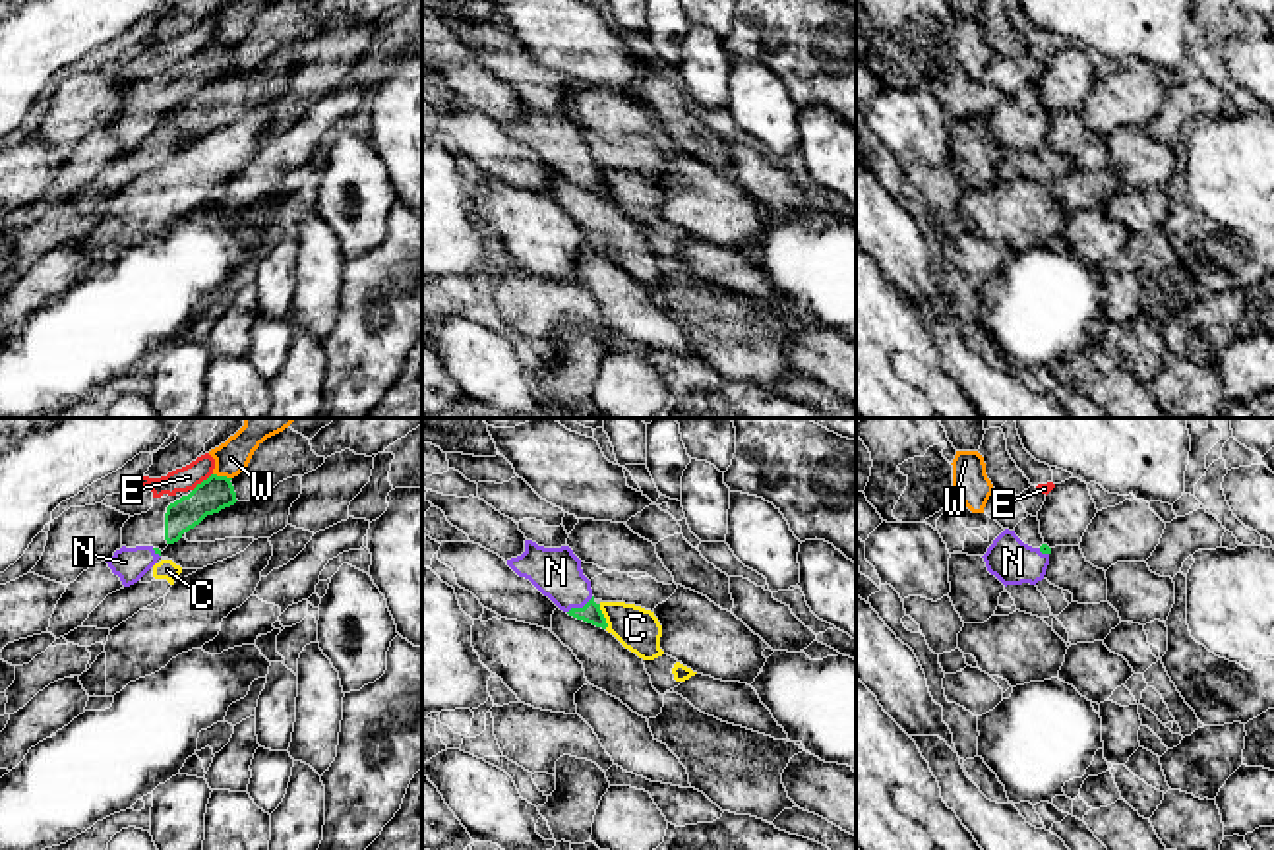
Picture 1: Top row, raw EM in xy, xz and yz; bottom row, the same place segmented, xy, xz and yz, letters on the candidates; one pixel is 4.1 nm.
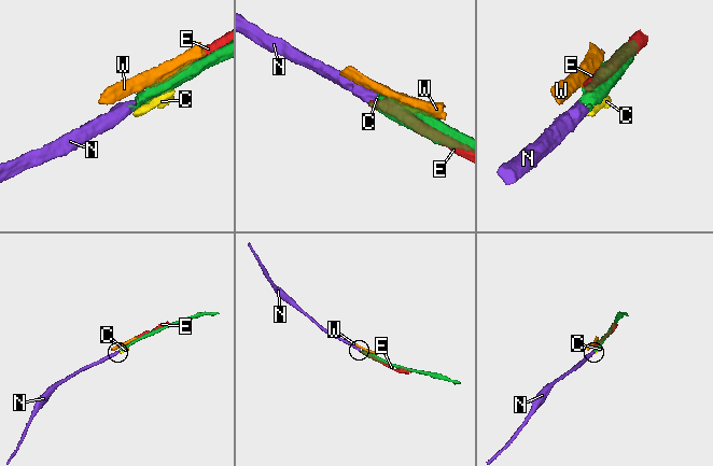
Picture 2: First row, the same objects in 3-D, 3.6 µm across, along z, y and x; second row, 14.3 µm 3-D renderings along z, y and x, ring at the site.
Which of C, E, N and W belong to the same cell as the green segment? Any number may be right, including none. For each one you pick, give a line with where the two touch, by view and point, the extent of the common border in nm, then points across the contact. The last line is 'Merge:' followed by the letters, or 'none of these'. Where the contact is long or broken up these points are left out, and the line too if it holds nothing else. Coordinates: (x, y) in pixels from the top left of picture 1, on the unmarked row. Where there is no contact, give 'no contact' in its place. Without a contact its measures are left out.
N: contact xz (579, 175); length 130 nm; way xz (591, 179), (579, 175), (556, 138)
Merge: N

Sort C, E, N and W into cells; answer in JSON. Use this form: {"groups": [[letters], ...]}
{"groups": [["C"], ["E"], ["N"], ["W"]]}

